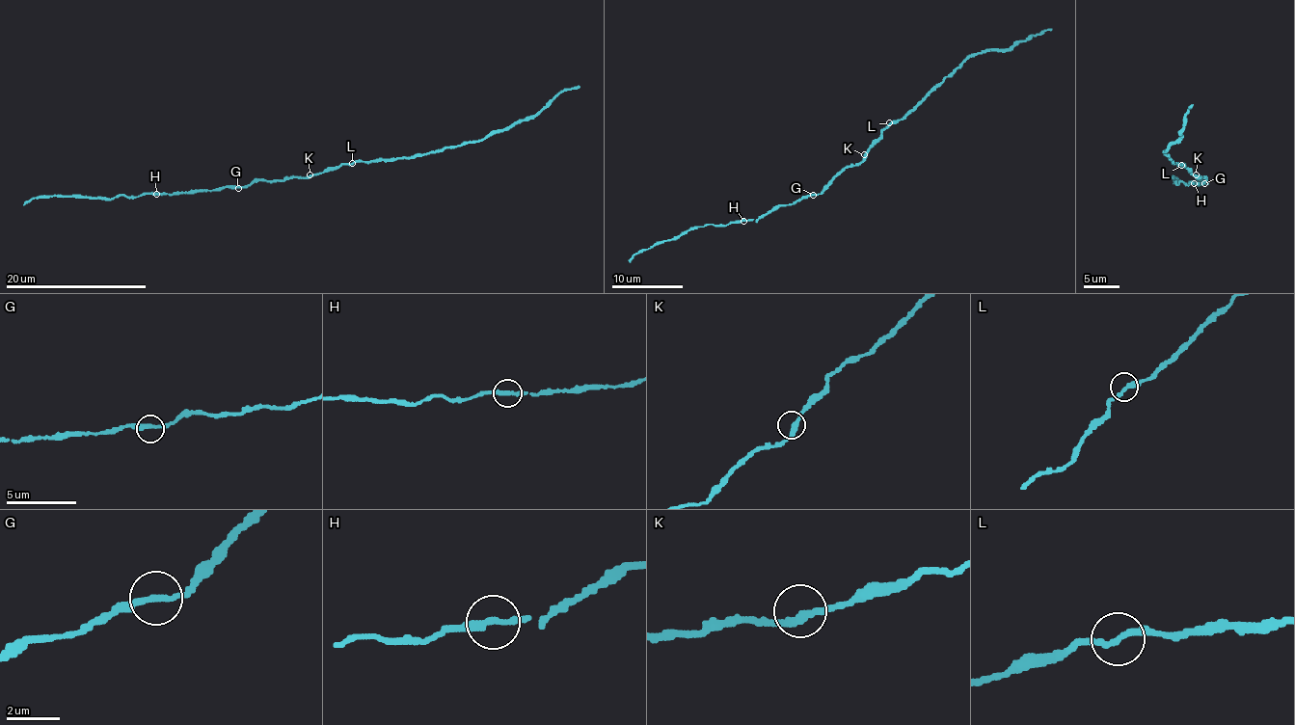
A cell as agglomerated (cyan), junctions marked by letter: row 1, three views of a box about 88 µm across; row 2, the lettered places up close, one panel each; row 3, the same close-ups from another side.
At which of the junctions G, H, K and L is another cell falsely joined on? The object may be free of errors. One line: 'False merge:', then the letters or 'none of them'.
False merge: none of them

